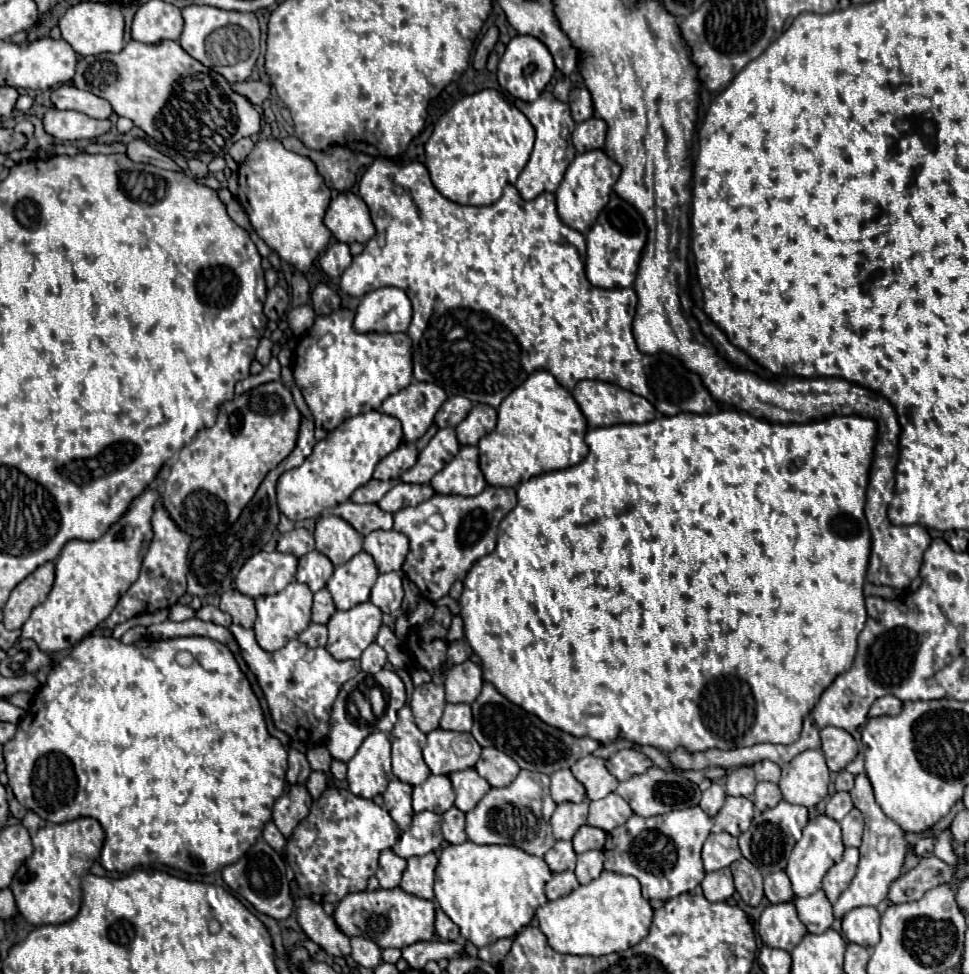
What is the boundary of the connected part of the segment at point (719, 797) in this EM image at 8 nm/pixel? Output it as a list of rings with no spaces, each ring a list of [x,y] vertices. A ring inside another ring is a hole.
[[[713,783],[707,791],[703,791],[703,797],[701,797],[701,803],[699,807],[709,815],[709,817],[715,817],[719,813],[719,809],[723,807],[725,803],[725,787],[721,783]]]

